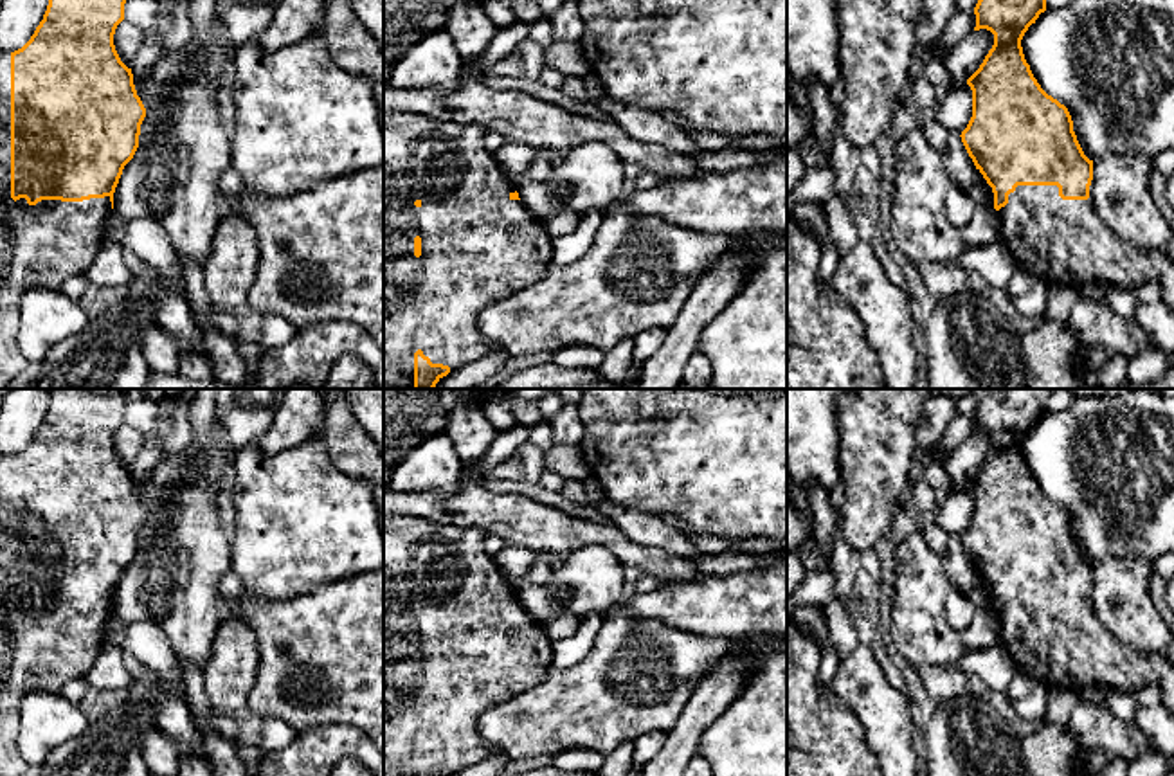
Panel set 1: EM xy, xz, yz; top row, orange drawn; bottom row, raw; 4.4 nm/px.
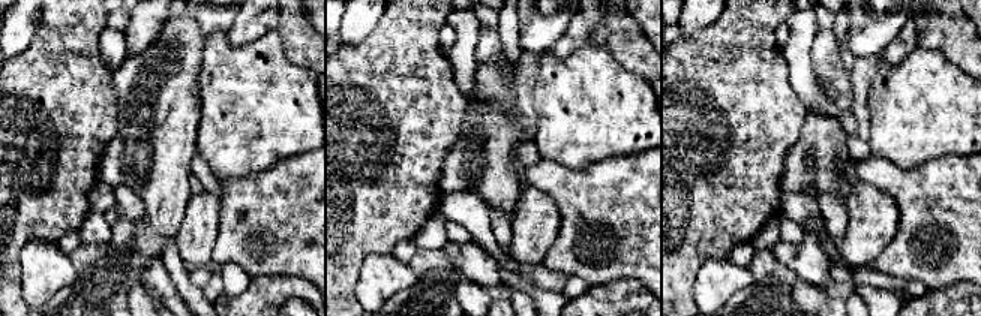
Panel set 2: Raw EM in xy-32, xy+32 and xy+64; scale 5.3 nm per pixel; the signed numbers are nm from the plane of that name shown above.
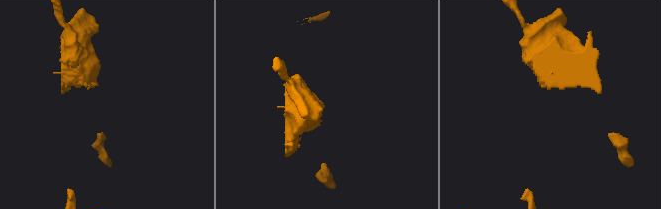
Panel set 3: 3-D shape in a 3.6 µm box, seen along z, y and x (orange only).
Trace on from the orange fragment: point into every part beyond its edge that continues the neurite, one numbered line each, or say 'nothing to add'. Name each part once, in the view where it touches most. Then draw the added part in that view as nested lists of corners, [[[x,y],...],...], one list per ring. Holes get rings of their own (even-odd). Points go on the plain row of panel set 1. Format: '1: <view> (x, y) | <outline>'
1: xy (40, 649) | [[[0,457],[0,776],[27,769],[16,745],[22,699],[86,677],[112,614],[110,600],[36,609],[11,601],[11,457]]]

